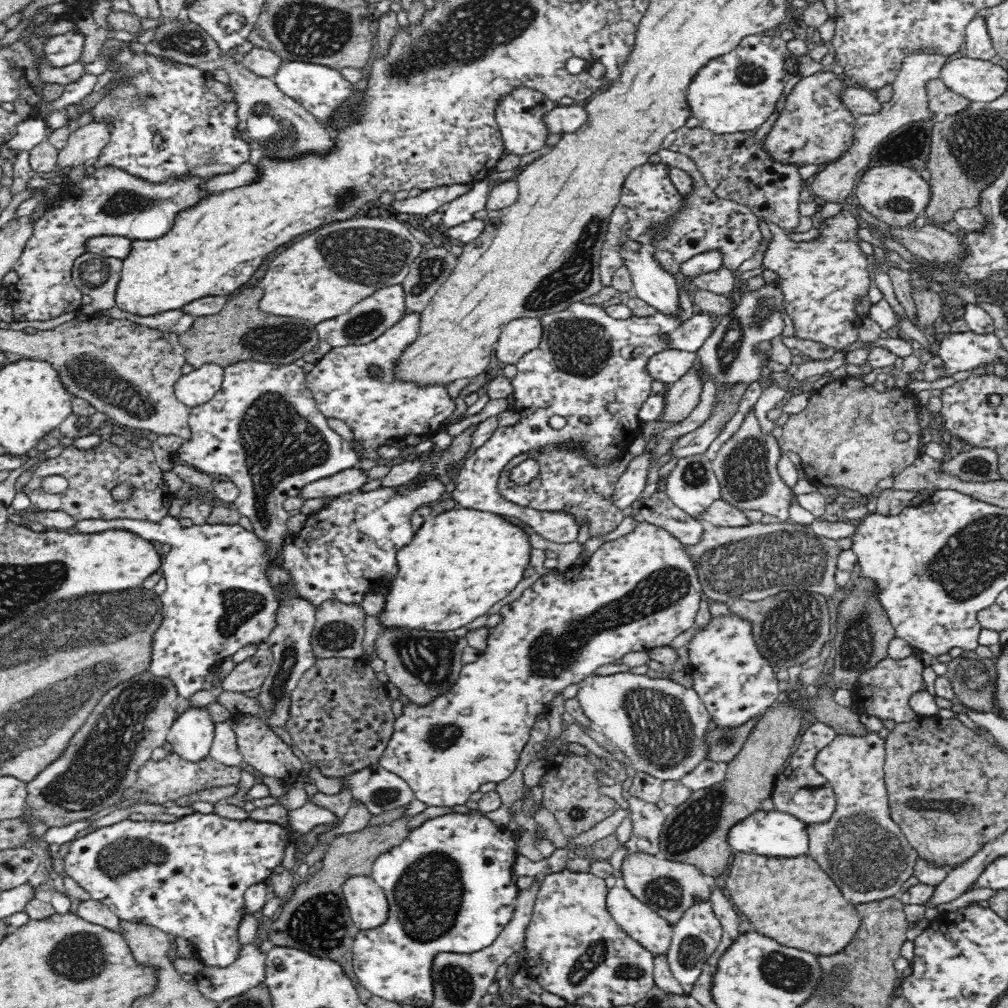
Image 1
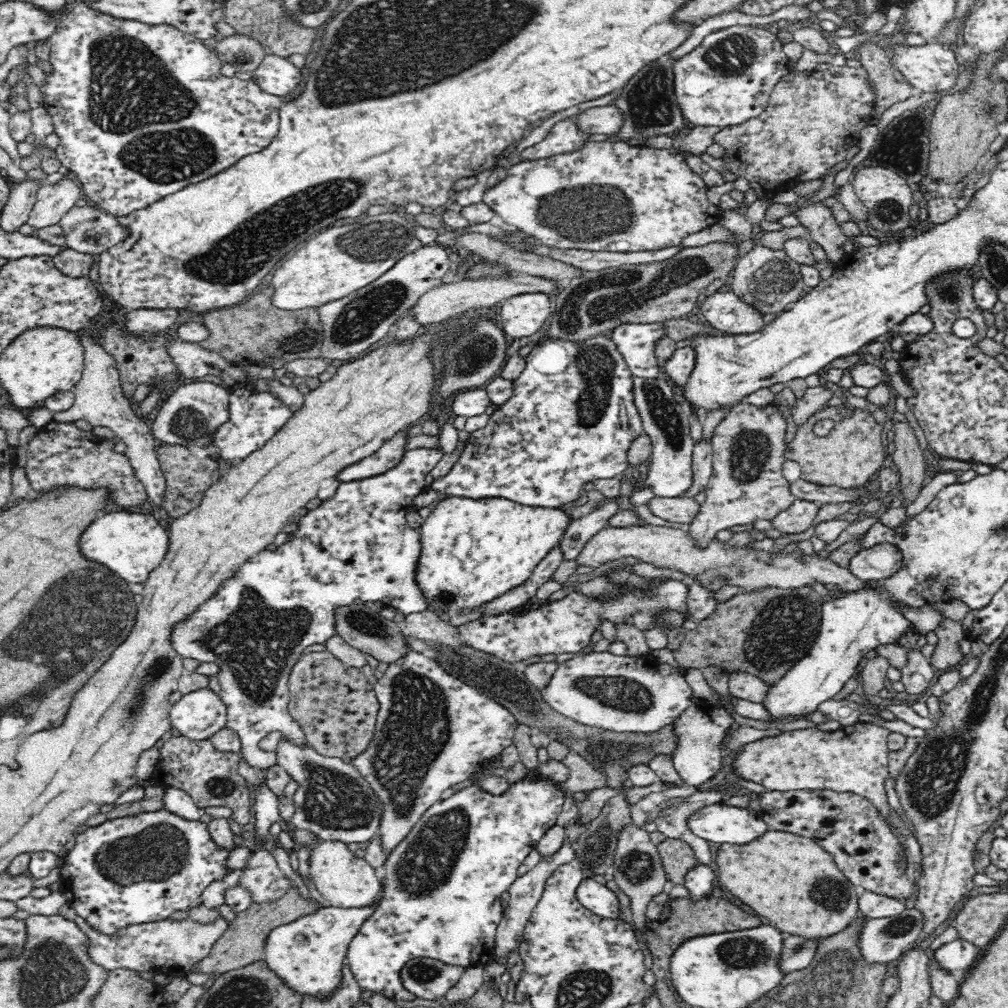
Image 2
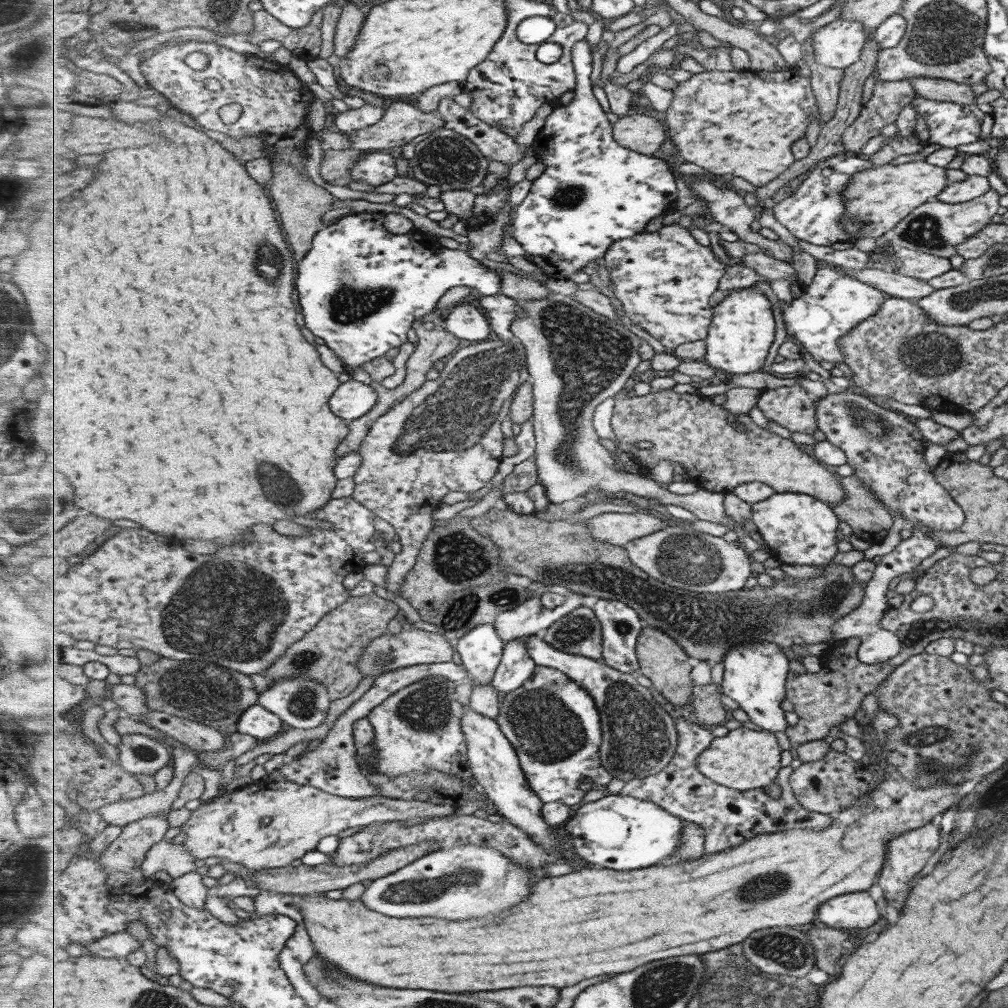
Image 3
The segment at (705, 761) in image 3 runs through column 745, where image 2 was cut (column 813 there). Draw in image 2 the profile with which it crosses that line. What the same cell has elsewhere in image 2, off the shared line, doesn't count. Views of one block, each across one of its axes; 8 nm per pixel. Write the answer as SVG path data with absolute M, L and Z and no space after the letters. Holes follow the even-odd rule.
M858 722L853 725L842 726L836 731L826 732L815 728L806 728L802 730L792 730L781 732L773 737L764 737L754 742L746 743L744 752L736 758L736 771L738 775L746 780L761 784L765 791L790 790L824 790L831 789L836 793L856 793L862 795L864 799L870 801L871 806L877 810L880 818L890 826L890 832L894 833L895 844L898 844L898 866L905 869L907 867L908 857L906 851L906 838L902 836L900 830L892 827L890 823L890 808L888 805L888 796L884 782L888 778L888 737L889 732L886 727L870 722Z

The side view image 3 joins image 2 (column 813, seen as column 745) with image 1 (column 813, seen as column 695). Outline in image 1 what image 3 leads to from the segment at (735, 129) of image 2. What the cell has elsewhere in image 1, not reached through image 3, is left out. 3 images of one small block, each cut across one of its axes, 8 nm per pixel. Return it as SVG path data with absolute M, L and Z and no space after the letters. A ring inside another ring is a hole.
M825 69L794 85L785 100L785 108L763 140L765 149L774 160L792 165L825 165L834 162L849 148L854 136L854 114L838 99L840 90L847 86L844 81Z

